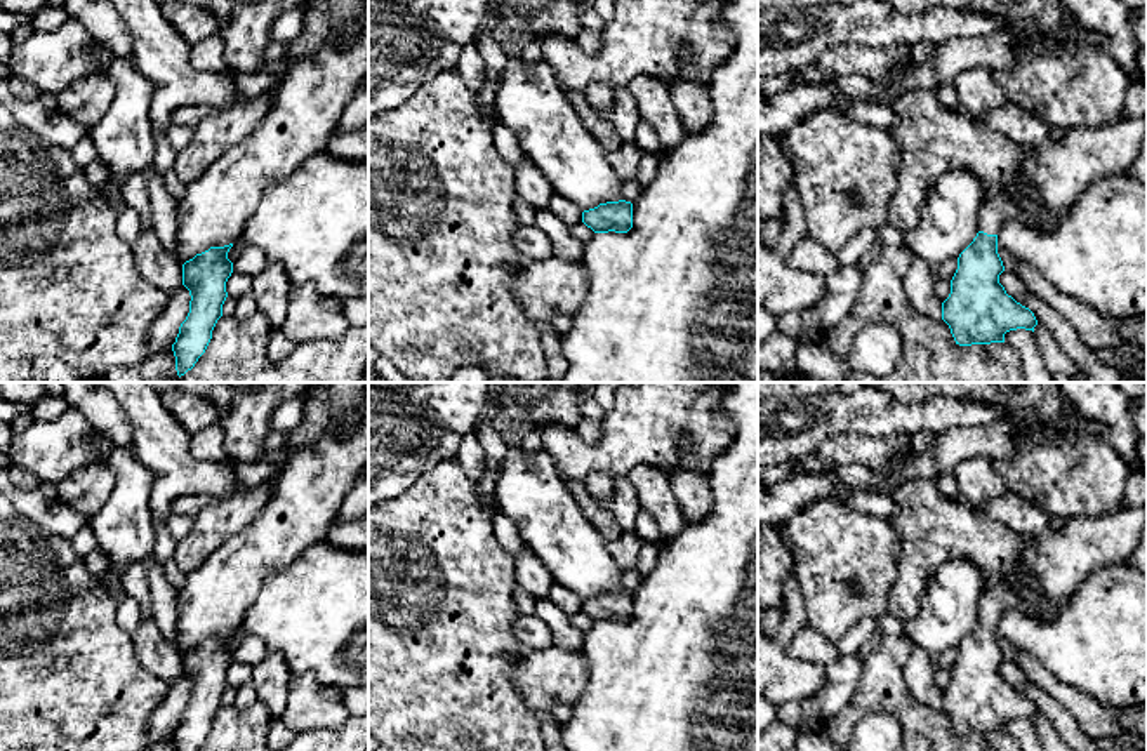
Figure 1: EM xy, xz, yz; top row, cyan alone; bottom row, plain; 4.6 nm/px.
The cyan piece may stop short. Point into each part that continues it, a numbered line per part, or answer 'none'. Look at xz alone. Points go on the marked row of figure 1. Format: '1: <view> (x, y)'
none

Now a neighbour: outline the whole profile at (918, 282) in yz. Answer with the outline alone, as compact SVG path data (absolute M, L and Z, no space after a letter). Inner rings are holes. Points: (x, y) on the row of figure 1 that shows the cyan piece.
M912 256L912 263L904 276L904 289L919 315L942 318L942 302L935 294L932 268L925 259Z

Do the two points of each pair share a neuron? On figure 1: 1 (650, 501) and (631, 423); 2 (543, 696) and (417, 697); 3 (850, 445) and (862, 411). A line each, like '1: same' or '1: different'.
1: different
2: different
3: different

